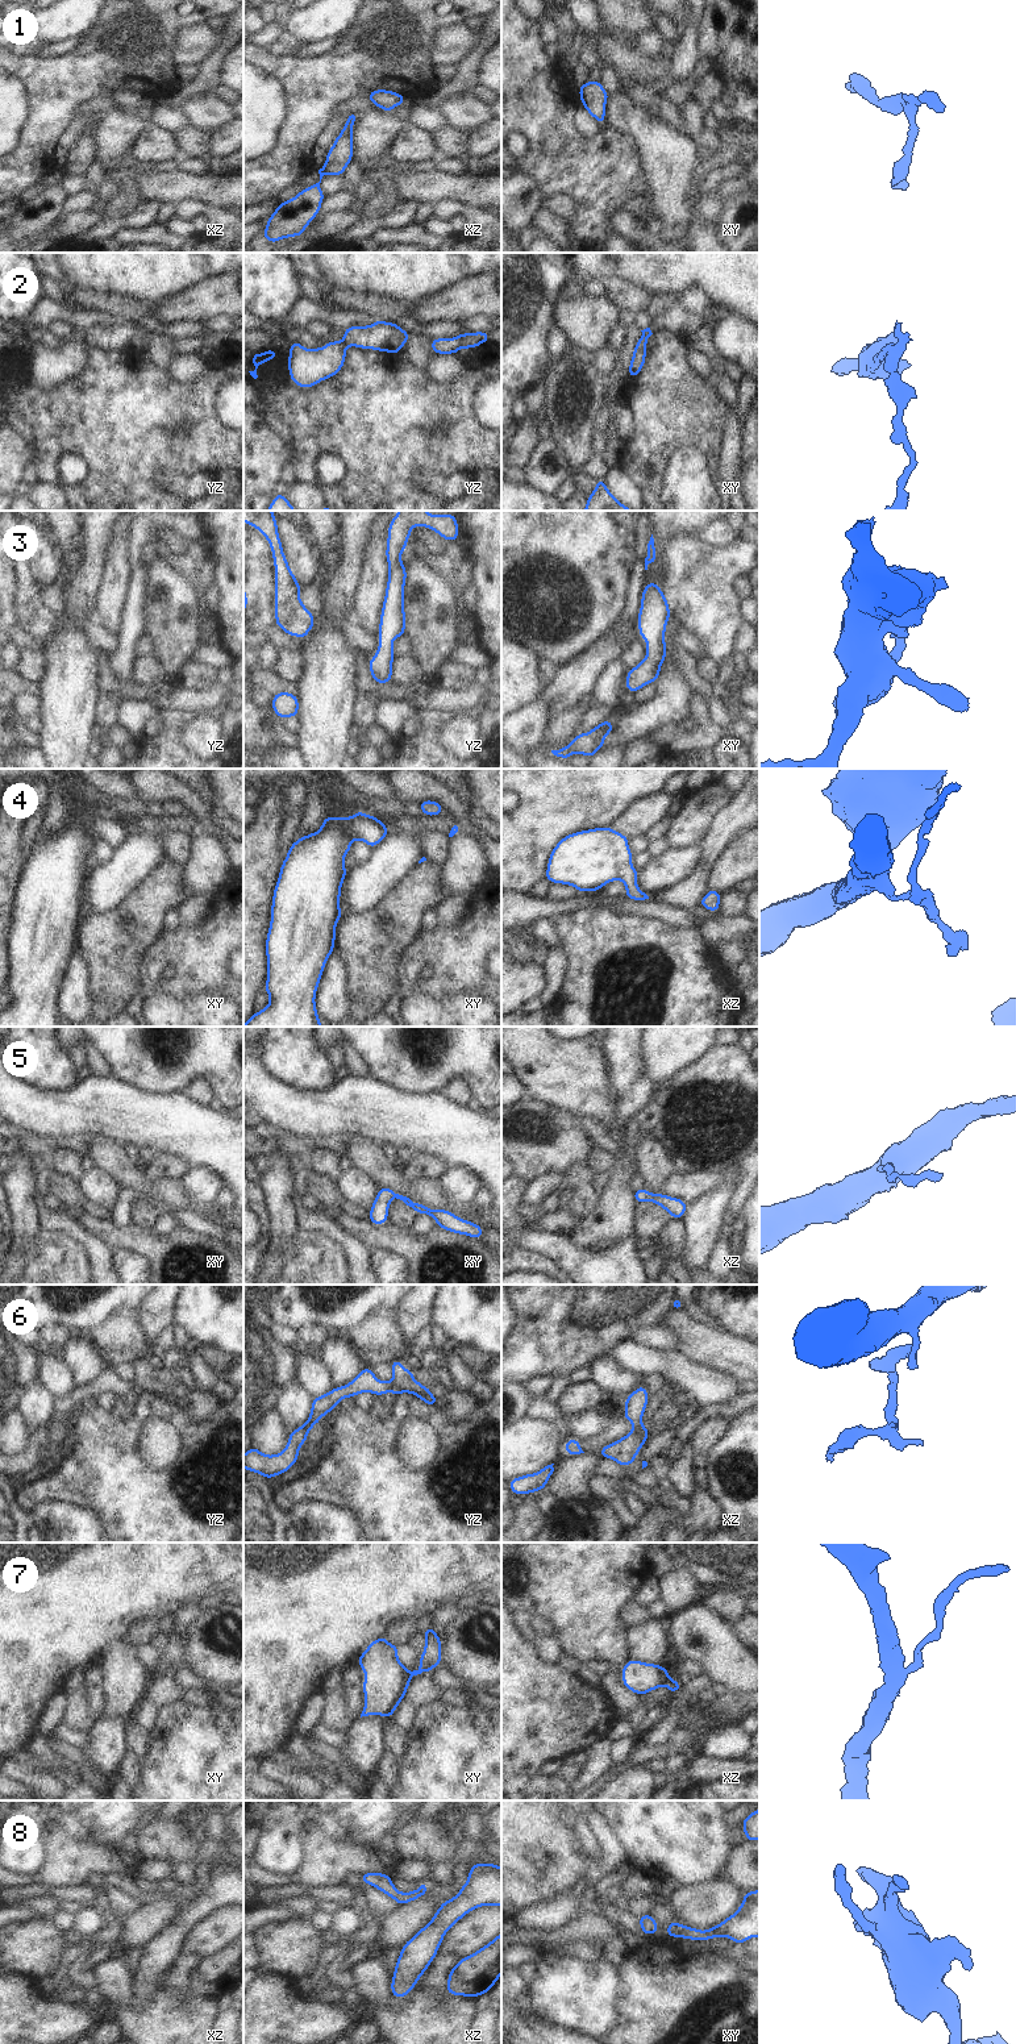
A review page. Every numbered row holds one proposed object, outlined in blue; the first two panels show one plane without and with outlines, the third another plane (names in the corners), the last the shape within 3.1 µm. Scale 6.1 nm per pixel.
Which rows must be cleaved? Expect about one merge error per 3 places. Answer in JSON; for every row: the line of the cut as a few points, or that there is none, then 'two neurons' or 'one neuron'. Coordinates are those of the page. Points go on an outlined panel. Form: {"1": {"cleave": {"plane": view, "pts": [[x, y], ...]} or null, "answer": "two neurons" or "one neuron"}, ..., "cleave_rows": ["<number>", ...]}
{"1": {"cleave": {"plane": "xz", "pts": [[321, 169], [324, 174]]}, "answer": "two neurons"}, "2": {"cleave": null, "answer": "one neuron"}, "3": {"cleave": null, "answer": "one neuron"}, "4": {"cleave": null, "answer": "one neuron"}, "5": {"cleave": null, "answer": "one neuron"}, "6": {"cleave": {"plane": "xz", "pts": [[633, 1431], [644, 1443]]}, "answer": "two neurons"}, "7": {"cleave": {"plane": "xz", "pts": [[670, 1680], [665, 1684]]}, "answer": "two neurons"}, "8": {"cleave": null, "answer": "one neuron"}, "cleave_rows": ["1", "6", "7"]}

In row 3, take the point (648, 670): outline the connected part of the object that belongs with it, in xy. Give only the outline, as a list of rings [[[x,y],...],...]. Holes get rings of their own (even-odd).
[[[646,583],[641,595],[637,623],[638,633],[646,641],[648,653],[636,667],[626,673],[625,688],[632,694],[658,679],[661,666],[667,657],[665,634],[671,616],[669,601],[657,583]]]

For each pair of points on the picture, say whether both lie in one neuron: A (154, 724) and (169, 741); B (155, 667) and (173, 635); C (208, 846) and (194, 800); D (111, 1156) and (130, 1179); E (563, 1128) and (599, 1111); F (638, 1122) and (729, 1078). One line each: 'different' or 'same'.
A: different
B: different
C: different
D: same
E: different
F: same

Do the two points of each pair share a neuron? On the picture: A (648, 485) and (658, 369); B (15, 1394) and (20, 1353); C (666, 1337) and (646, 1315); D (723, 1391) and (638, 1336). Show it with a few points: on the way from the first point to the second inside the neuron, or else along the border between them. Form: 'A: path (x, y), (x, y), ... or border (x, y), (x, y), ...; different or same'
A: path (636, 457), (658, 432), (658, 398); same
B: path (15, 1383), (15, 1364); same
C: border (661, 1323), (641, 1326), (627, 1336); different
D: border (629, 1337), (656, 1349), (675, 1351); different

